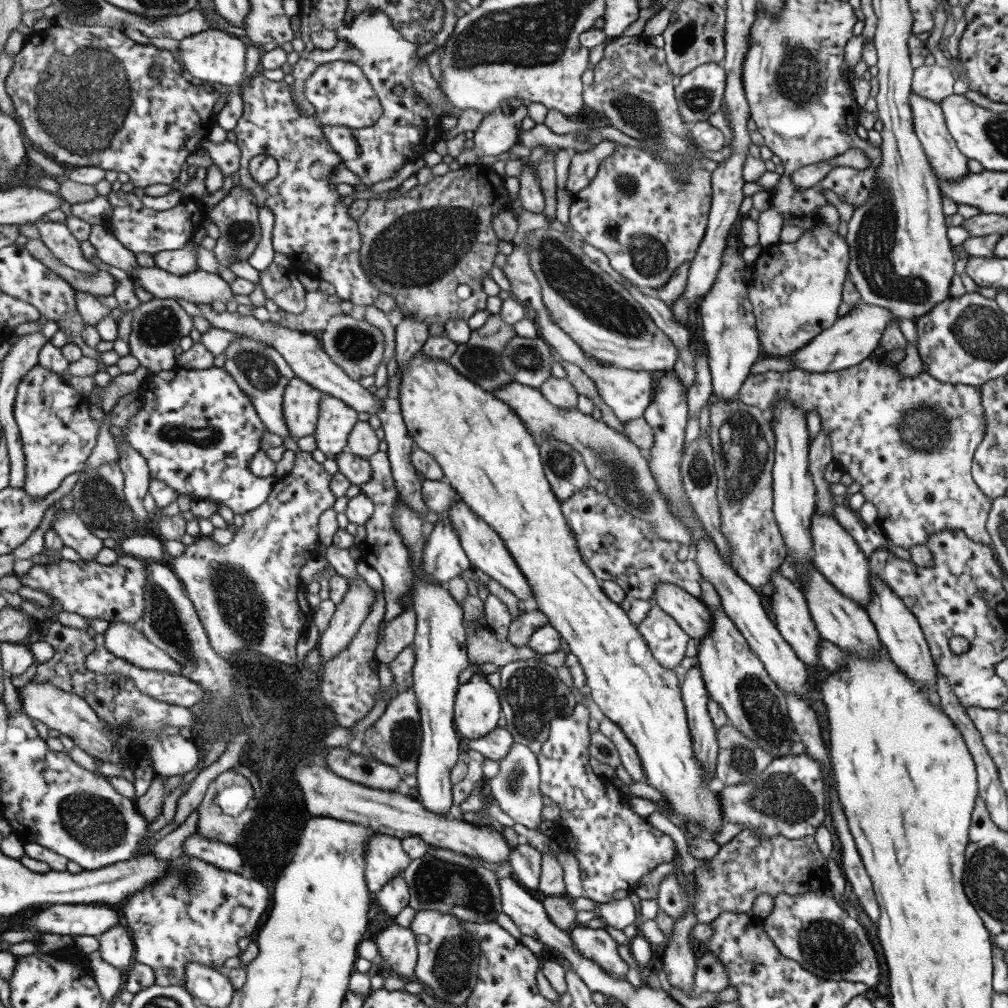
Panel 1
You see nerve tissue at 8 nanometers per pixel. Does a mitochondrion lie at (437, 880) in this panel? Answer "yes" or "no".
yes

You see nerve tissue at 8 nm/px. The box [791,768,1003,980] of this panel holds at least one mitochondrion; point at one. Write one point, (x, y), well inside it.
(825, 945)

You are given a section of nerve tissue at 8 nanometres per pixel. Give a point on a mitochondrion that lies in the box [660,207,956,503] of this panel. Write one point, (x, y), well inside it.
(923, 429)

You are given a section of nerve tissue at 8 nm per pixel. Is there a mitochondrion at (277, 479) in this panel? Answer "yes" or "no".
no

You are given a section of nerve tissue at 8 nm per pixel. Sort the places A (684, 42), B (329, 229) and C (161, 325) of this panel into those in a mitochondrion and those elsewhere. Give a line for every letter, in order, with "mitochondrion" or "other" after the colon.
A: mitochondrion
B: other
C: mitochondrion

